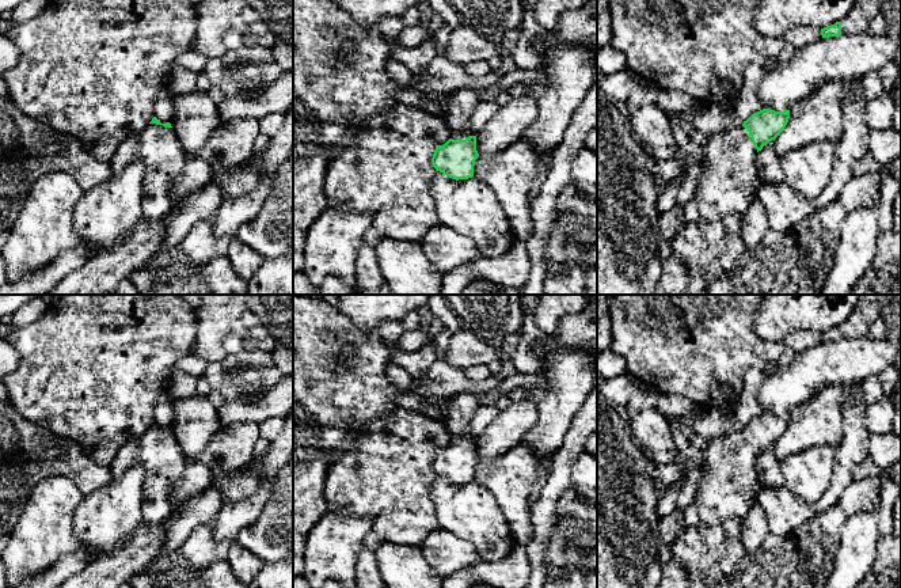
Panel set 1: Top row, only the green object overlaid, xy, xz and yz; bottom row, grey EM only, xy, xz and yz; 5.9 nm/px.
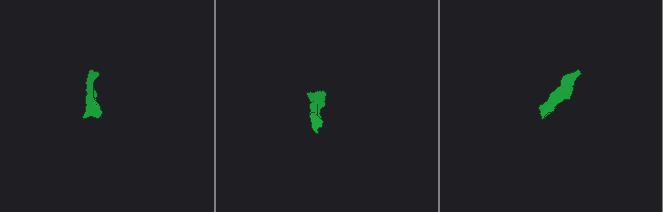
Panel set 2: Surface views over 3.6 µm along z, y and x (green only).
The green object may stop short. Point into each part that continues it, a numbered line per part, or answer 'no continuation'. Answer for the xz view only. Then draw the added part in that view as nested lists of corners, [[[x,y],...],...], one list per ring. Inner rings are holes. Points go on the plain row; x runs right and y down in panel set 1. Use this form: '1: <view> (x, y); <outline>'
1: xz (456, 439); [[[450,433],[450,437],[449,437],[449,443],[453,443],[453,444],[465,444],[469,440],[475,440],[471,433],[468,436],[460,436],[460,435]]]

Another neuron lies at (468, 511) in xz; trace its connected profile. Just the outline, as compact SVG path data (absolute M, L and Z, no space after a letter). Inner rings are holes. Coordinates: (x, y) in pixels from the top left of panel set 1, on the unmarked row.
M436 474L429 493L438 527L471 542L482 561L499 562L516 547L497 498L478 482L456 485Z

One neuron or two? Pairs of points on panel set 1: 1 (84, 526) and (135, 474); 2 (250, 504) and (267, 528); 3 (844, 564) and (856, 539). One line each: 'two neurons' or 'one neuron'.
1: one neuron
2: two neurons
3: one neuron

